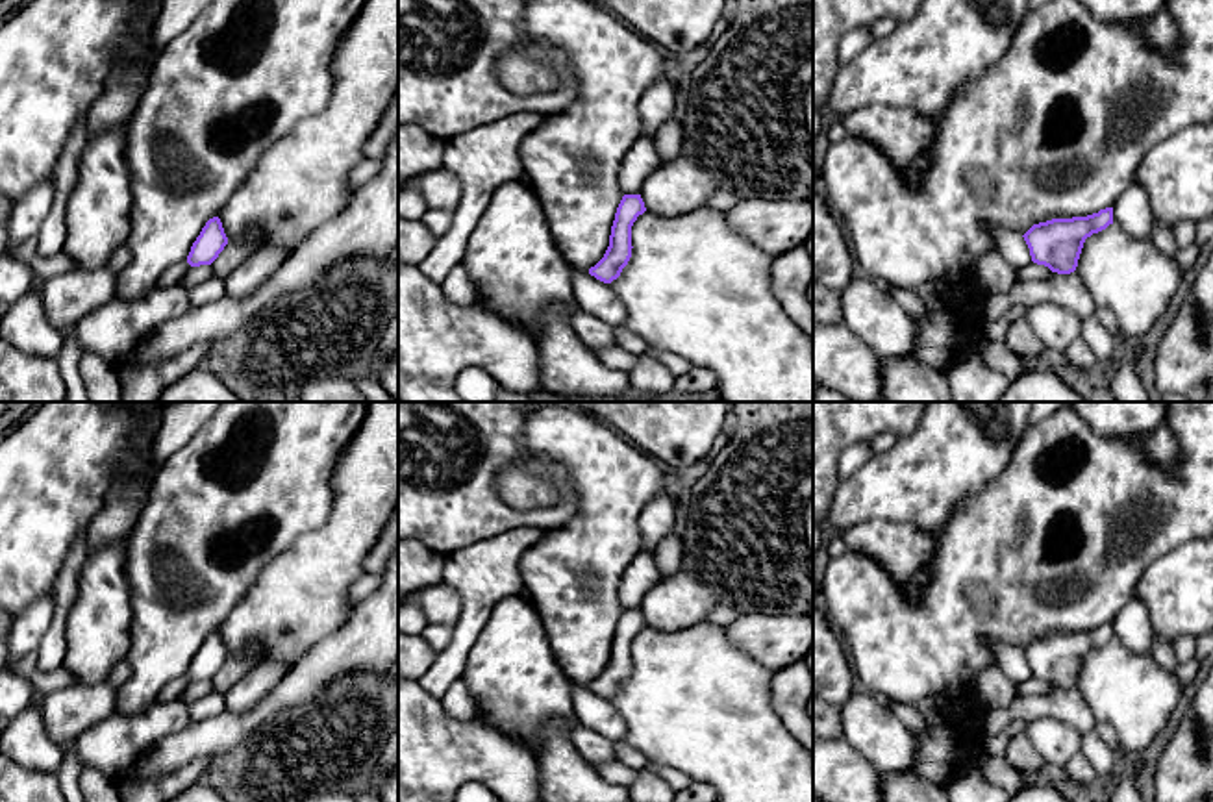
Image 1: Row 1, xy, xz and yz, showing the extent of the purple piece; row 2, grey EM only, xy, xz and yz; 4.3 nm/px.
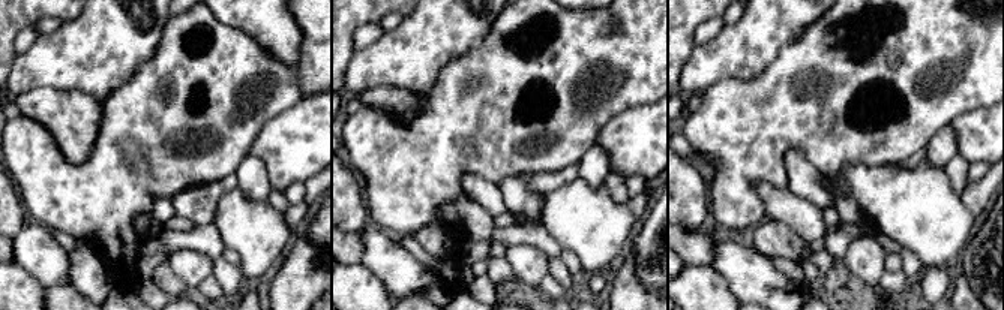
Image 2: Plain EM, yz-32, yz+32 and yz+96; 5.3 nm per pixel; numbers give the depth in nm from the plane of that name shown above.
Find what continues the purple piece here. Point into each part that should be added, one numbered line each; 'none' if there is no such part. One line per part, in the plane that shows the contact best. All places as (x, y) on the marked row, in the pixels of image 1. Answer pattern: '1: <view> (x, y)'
none

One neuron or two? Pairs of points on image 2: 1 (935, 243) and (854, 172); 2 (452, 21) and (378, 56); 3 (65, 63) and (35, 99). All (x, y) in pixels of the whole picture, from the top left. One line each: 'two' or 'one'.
1: one
2: one
3: two

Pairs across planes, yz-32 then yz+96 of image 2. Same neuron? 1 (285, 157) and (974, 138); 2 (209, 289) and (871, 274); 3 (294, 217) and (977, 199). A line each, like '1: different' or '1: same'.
1: same
2: different
3: same

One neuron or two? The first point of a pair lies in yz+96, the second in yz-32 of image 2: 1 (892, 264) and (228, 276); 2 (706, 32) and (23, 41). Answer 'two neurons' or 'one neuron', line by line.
1: one neuron
2: one neuron

